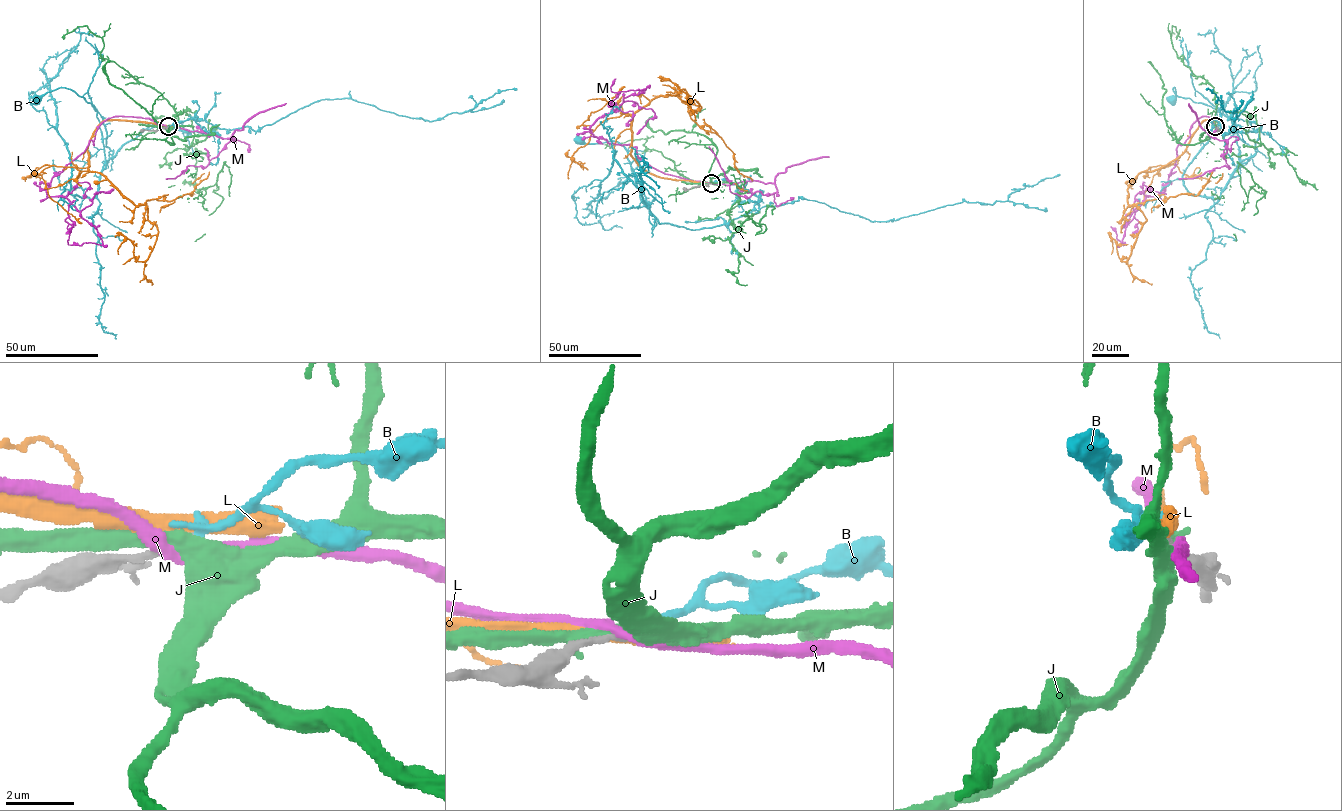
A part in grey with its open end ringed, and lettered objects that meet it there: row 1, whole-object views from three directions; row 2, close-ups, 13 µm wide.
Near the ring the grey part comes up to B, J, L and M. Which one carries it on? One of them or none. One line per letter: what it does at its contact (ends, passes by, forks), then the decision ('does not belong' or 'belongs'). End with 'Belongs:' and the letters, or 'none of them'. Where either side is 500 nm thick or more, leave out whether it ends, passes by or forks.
B: it passes by; belongs
J: it passes by; does not belong
L: it passes by; does not belong
M: it passes by; does not belong
Belongs: B

